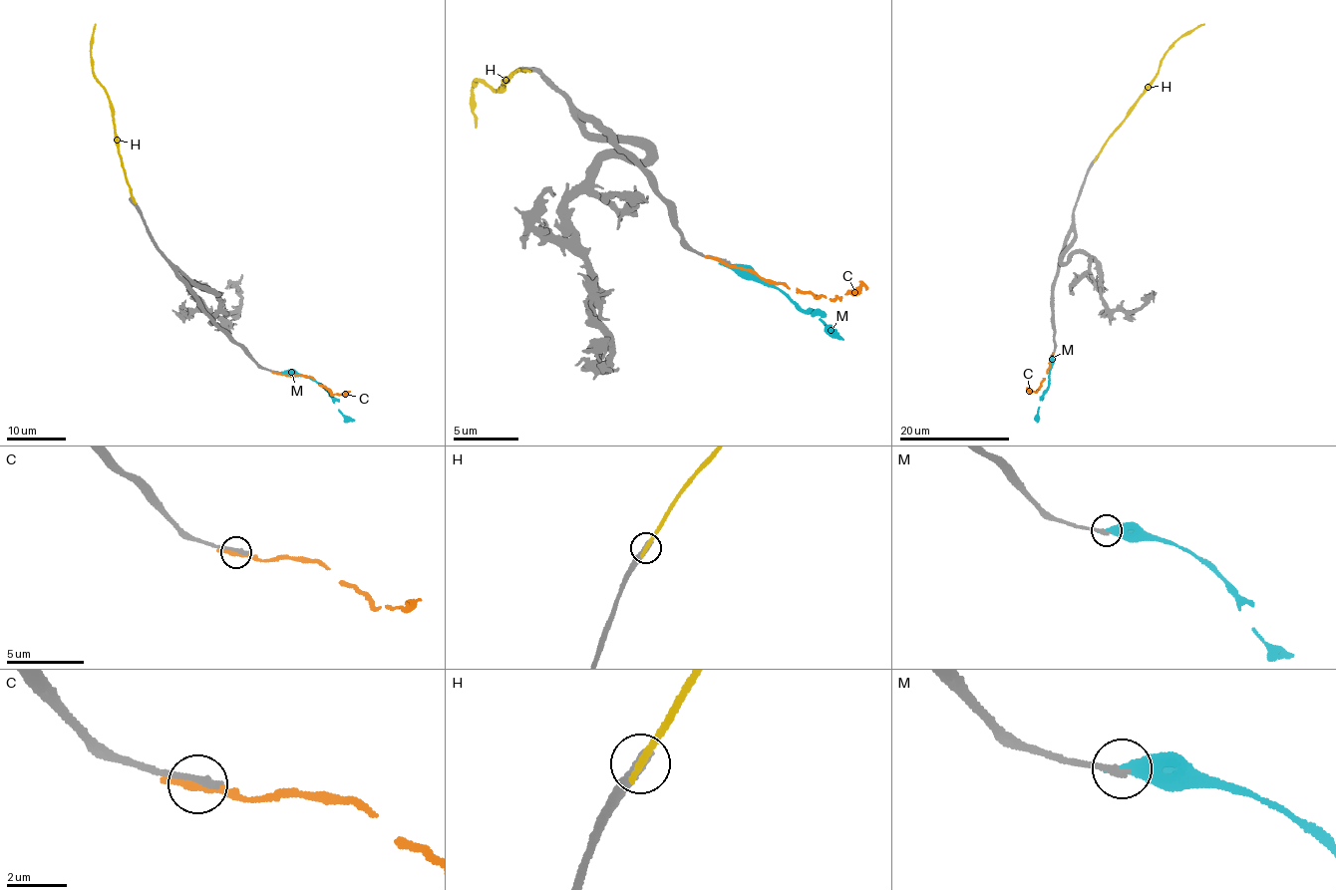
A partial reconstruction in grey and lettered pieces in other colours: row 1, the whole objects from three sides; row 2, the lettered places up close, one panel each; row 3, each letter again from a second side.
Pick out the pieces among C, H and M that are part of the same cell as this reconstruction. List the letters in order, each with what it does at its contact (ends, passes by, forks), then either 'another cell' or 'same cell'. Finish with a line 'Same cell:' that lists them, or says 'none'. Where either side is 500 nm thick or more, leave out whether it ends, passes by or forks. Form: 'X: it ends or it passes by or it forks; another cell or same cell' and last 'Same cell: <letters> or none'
C: it ends; another cell
H: it ends; another cell
M: it ends; another cell
Same cell: none

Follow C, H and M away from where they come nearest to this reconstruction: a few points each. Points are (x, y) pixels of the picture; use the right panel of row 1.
C: (1052, 357), (1037, 391), (1031, 393), (1027, 389)
H: (1096, 157), (1156, 76), (1160, 60), (1168, 48), (1204, 23)
M: (1052, 357), (1049, 361), (1047, 392), (1040, 400), (1037, 423)

